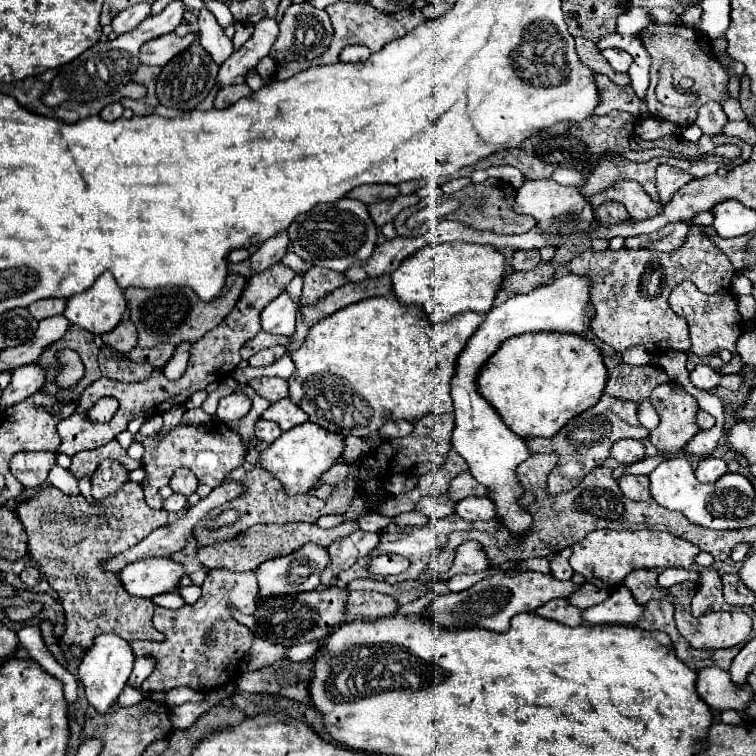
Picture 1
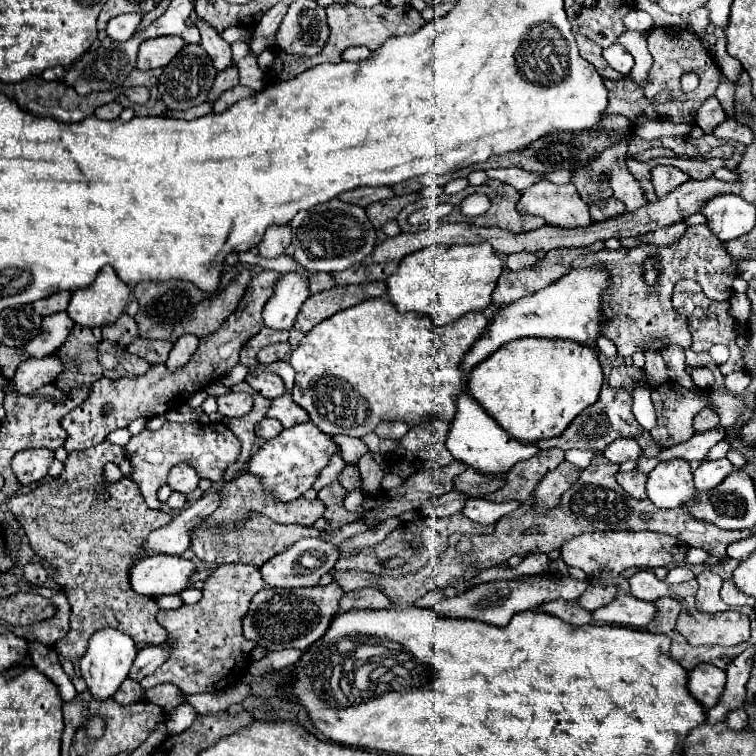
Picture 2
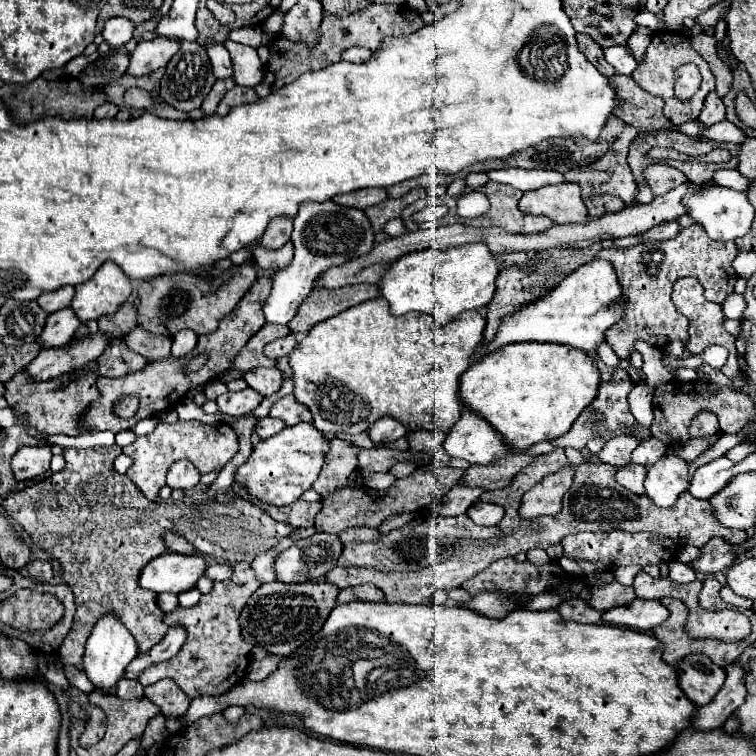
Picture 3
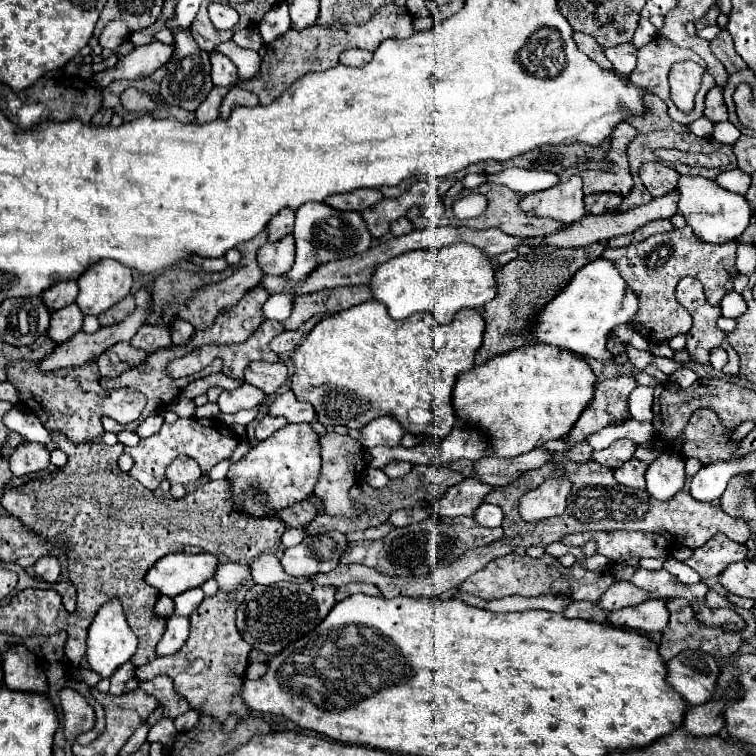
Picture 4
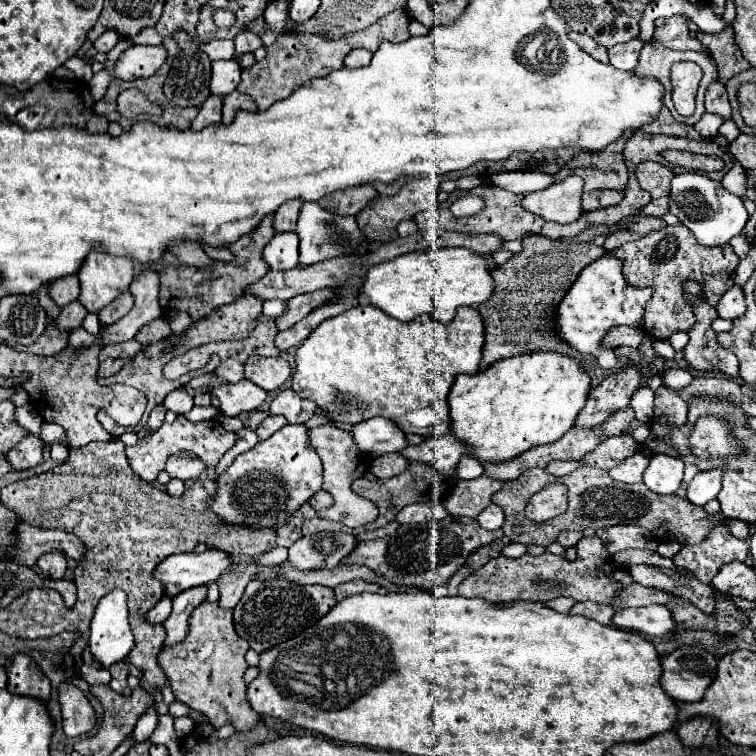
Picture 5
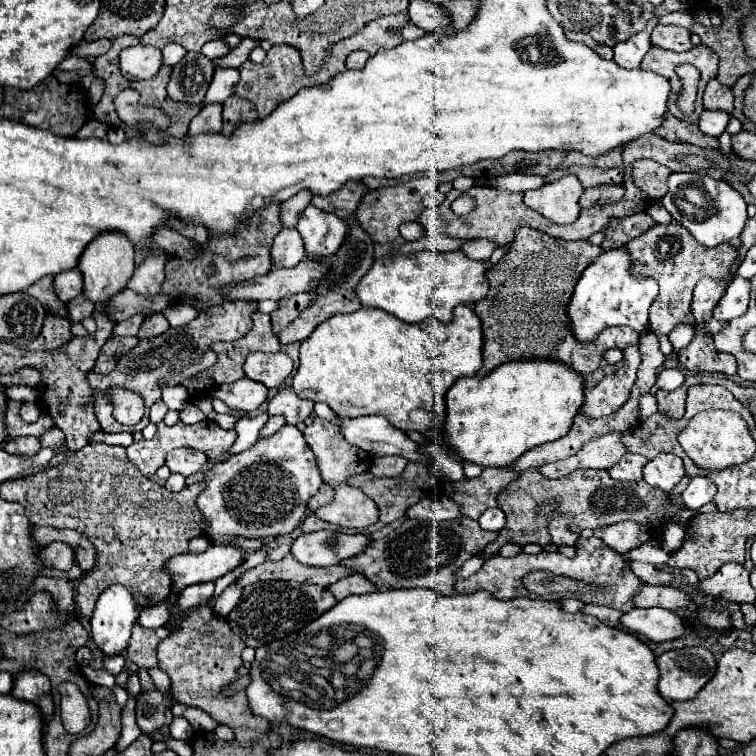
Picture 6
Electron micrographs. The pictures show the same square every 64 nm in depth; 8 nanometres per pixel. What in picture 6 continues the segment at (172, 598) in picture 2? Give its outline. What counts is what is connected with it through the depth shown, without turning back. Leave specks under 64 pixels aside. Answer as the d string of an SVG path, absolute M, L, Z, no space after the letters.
M170 598L158 606L150 606L144 608L138 616L138 624L144 628L158 628L158 626L166 626L170 620Z

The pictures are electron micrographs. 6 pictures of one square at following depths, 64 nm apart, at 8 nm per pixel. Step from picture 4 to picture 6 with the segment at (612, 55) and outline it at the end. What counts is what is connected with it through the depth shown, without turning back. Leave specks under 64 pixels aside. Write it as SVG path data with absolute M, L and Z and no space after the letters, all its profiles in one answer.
M654 17L648 21L648 26L644 32L636 34L634 38L630 38L628 42L620 42L616 44L614 50L614 62L622 68L638 68L644 54L650 50L650 32L654 26L658 24L658 18Z

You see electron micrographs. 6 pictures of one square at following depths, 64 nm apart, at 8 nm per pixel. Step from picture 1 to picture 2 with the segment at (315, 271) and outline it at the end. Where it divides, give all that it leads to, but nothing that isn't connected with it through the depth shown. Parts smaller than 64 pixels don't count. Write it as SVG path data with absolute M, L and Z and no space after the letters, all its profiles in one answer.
M318 272L318 274L312 274L310 280L308 280L308 290L310 290L310 296L316 294L316 292L322 292L326 288L334 288L336 282L334 282L334 276L328 274L328 272Z

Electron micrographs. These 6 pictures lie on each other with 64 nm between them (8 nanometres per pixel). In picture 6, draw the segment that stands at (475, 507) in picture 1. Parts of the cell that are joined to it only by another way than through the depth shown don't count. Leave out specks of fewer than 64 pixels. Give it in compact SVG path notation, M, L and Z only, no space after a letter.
M490 508L478 518L478 522L482 530L502 530L502 526L506 524L506 516L500 508Z

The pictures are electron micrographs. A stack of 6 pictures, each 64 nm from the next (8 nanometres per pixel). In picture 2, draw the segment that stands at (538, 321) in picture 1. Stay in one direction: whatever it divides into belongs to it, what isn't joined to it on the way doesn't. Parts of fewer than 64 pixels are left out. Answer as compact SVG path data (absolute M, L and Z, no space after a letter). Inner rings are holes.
M592 266L588 270L570 270L558 282L546 286L538 294L528 298L518 298L518 302L510 302L510 306L502 306L486 326L486 334L482 334L472 348L462 358L462 374L468 376L470 370L486 360L492 352L496 352L502 344L516 338L568 338L574 342L582 342L592 346L600 336L600 296L610 286L608 274L600 266ZM466 388L456 396L456 416L452 422L452 430L448 434L448 450L456 460L466 462L470 468L486 474L486 476L502 476L512 470L512 466L520 460L528 460L538 454L534 444L524 444L512 438L468 392Z

